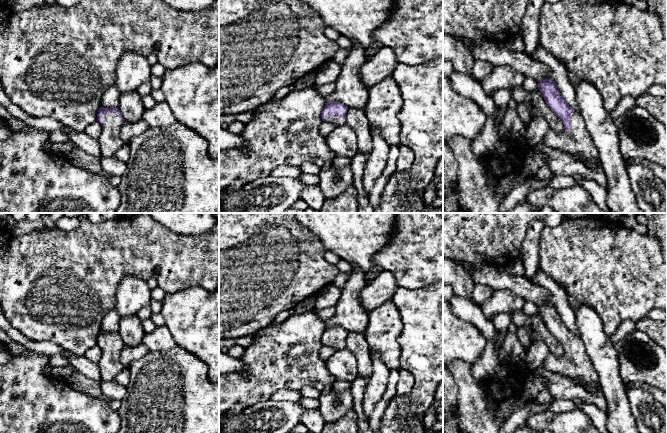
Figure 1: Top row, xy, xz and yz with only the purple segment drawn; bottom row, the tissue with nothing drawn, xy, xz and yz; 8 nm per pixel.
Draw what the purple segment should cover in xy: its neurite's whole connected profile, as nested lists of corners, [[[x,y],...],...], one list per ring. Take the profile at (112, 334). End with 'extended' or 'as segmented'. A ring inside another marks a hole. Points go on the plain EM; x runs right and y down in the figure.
[[[100,331],[97,345],[102,349],[102,356],[98,362],[100,380],[113,380],[124,369],[120,362],[120,353],[125,346],[124,341],[118,331]]] | extended

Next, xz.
[[[325,327],[321,342],[323,345],[333,347],[336,351],[343,350],[346,348],[347,335],[348,332],[342,327]]] | extended

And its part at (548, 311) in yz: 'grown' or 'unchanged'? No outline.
grown

